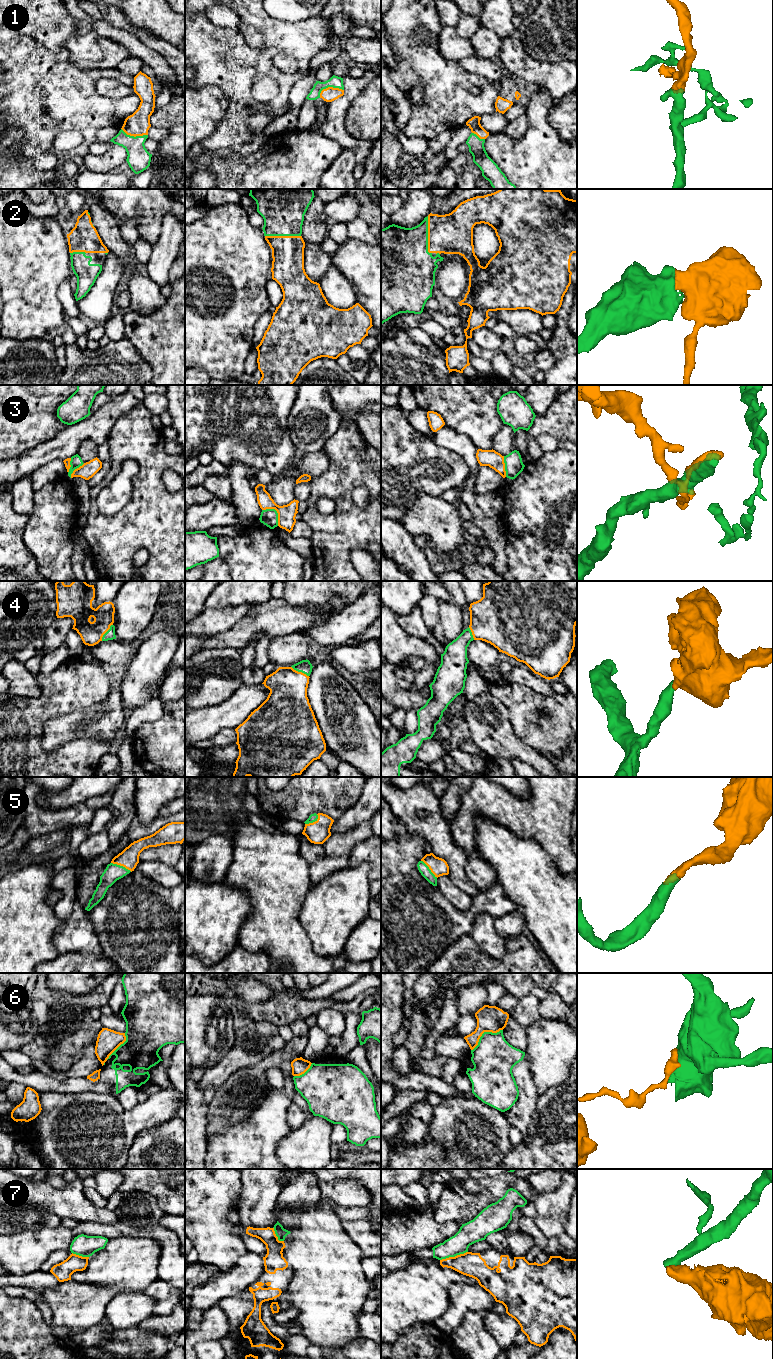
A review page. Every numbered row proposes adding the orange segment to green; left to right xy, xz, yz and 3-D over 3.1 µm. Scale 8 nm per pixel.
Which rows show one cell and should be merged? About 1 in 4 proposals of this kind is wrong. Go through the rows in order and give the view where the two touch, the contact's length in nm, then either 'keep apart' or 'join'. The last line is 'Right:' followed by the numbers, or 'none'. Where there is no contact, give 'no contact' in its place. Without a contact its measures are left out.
1: meets green in xz; contact 220 nm long; join
2: meets green in yz; contact 300 nm long; join
3: meets green in xz; contact 190 nm long; keep apart
4: meets green in xz; contact 170 nm long; join
5: meets green in xy; contact 180 nm long; join
6: meets green in yz; contact 300 nm long; keep apart
7: meets green in yz; contact 240 nm long; keep apart
Right: 1, 2, 4, 5

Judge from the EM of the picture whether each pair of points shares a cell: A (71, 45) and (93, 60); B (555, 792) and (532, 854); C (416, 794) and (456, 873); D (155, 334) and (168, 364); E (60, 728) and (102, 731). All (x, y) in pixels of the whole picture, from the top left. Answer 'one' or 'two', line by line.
A: one
B: two
C: one
D: one
E: one

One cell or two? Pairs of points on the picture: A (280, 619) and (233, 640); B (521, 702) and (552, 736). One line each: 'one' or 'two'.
A: one
B: one

